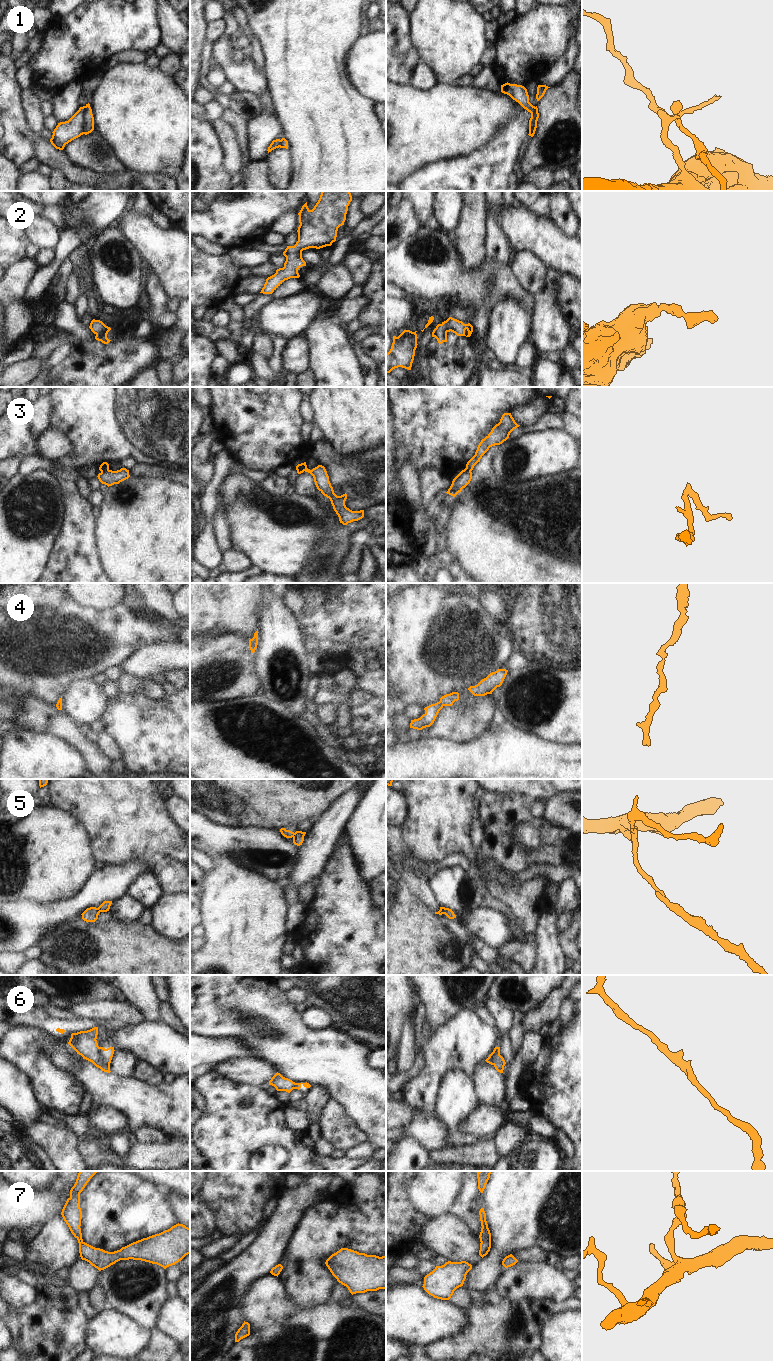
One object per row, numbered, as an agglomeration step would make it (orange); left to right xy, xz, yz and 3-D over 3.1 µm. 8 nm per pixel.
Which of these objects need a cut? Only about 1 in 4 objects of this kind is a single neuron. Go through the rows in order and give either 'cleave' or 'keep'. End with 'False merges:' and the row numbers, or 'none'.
1: cleave
2: keep
3: cleave
4: keep
5: cleave
6: cleave
7: keep
False merges: 1, 3, 5, 6

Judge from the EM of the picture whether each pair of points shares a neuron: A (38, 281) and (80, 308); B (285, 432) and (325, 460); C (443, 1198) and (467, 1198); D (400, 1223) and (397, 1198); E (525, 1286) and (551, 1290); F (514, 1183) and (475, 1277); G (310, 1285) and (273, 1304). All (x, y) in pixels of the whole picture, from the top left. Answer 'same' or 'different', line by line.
A: different
B: different
C: different
D: same
E: same
F: same
G: different

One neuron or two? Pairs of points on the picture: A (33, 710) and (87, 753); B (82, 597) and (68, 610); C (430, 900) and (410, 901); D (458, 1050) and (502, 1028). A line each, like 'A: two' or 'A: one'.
A: one
B: two
C: two
D: two

